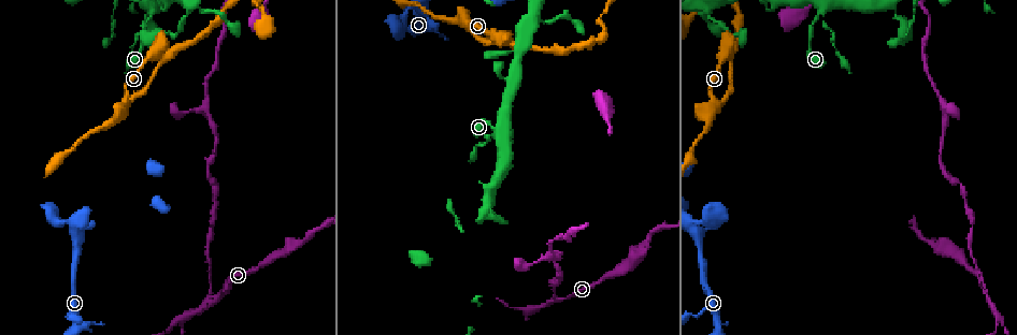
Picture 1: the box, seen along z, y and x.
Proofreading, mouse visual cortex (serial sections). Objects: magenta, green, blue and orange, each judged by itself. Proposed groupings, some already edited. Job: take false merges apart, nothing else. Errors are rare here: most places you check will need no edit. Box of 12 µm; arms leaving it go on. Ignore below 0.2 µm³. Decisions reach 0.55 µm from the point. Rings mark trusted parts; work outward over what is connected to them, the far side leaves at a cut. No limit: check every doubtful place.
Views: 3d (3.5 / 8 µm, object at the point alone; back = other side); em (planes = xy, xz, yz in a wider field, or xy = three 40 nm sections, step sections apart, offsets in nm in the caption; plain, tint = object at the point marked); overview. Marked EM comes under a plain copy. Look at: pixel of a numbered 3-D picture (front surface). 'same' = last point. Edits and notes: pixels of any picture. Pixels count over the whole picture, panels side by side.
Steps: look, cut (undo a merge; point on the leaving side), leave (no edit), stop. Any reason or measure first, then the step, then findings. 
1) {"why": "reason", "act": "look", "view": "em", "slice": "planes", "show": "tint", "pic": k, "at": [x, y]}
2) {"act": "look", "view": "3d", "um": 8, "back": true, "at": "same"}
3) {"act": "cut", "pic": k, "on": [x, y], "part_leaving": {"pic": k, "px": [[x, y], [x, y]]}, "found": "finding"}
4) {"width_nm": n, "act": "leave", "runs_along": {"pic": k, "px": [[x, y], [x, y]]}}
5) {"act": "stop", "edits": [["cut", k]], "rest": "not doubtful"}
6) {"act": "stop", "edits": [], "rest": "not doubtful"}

{"why": "branch point", "act": "look", "view": "3d", "um": 3.5, "pic": 1, "at": [988, 298]}

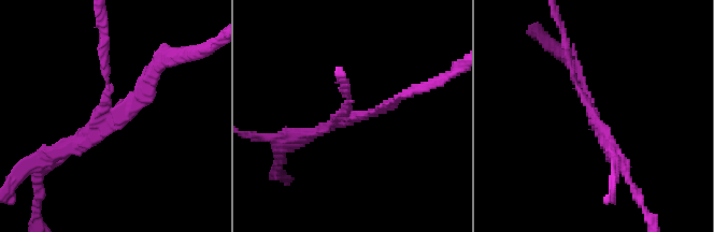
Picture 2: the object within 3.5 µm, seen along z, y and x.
{"arms": 3, "arm_widths_nm": [100, 100, 150], "act": "look", "view": "em", "slice": "xy", "step": 2, "show": "tint", "pic": 2, "at": [121, 110]}

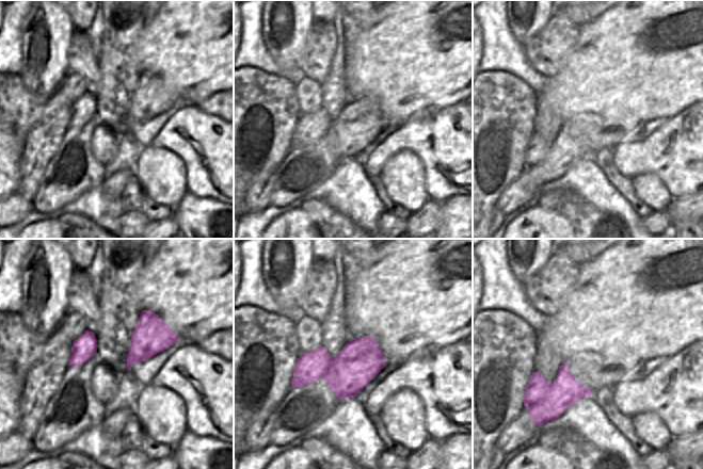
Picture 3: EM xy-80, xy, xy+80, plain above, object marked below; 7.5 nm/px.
{"act": "cut", "pic": 2, "on": [104, 69], "part_leaving": {"pic": 2, "px": [[105, 104], [102, 25]]}, "found": "two cells meet here"}

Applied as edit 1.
{"act": "look", "view": "3d", "um": 8, "pic": 1, "at": [528, 311]}

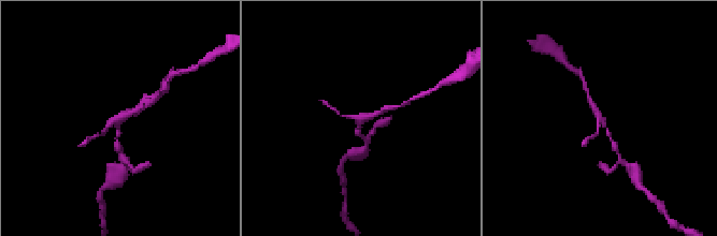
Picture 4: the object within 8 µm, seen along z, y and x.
{"why": "need the tissue", "act": "look", "view": "em", "slice": "xy", "step": 2, "show": "tint", "pic": 4, "at": [602, 119]}

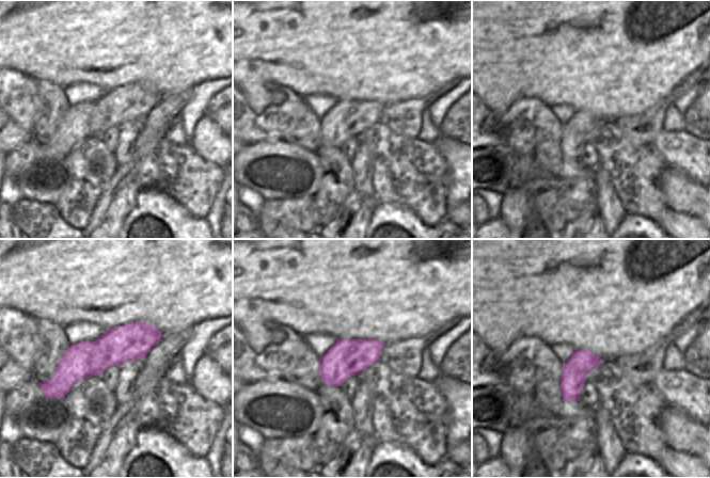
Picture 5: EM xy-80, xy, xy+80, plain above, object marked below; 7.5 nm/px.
{"act": "cut", "pic": 4, "on": [117, 147], "found": "two cells meet here"}

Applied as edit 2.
{"why": "thin arm on a thick one", "act": "look", "view": "3d", "um": 3.5, "pic": 1, "at": [163, 10]}

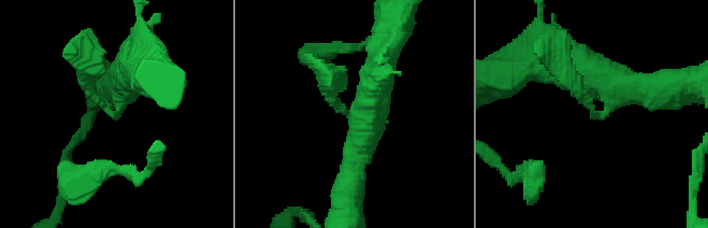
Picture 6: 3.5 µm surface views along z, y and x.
{"arms": 3, "arm_widths_nm": [200, 400, 500], "act": "look", "view": "em", "slice": "xy", "step": 3, "show": "tint", "pic": 6, "at": [114, 115]}

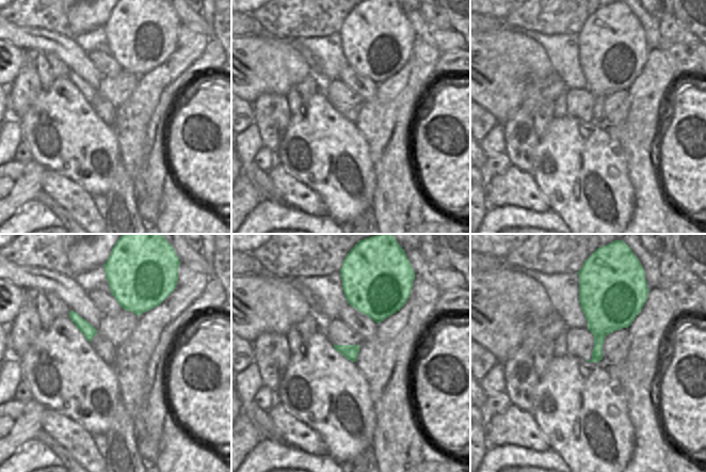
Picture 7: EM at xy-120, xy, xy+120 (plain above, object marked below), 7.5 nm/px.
{"act": "leave", "runs_along": {"pic": 6, "px": [[354, 166], [363, 132], [331, 100], [334, 81]]}, "found": "all the same cell"}

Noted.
{"why": "see it whole again", "act": "look", "view": "overview"}

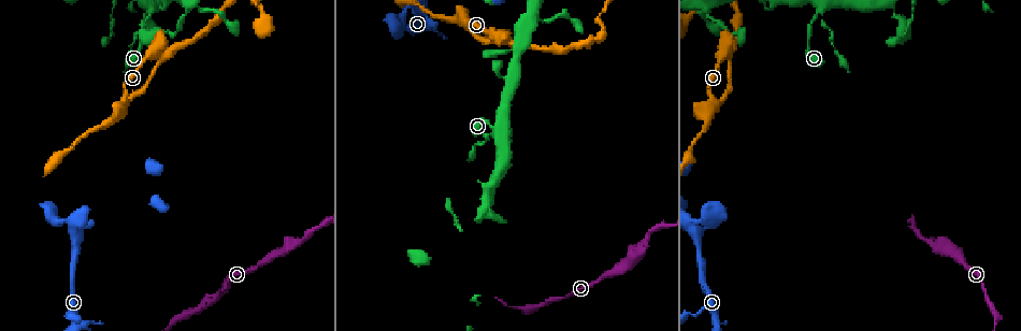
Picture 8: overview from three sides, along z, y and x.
{"why": "thick turns thin", "act": "look", "view": "3d", "um": 8, "pic": 8, "at": [709, 105]}

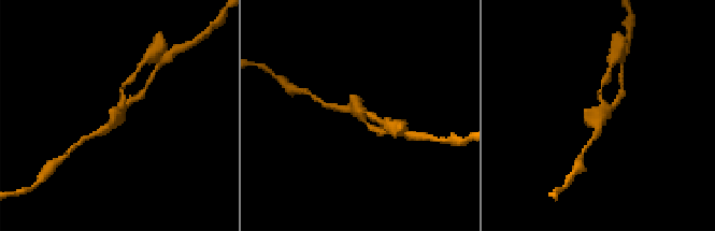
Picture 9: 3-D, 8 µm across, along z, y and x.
{"act": "look", "view": "3d", "um": 3.5, "pic": 9, "at": [358, 113]}

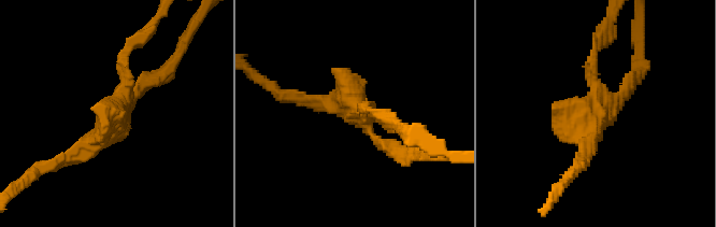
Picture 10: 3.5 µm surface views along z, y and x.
{"act": "leave", "runs_along": {"pic": 10, "px": [[134, 42], [112, 125], [69, 158]]}, "found": "all the same cell"}

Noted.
{"act": "stop", "edits": [["cut", 2], ["cut", 4]], "rest": "not doubtful"}

